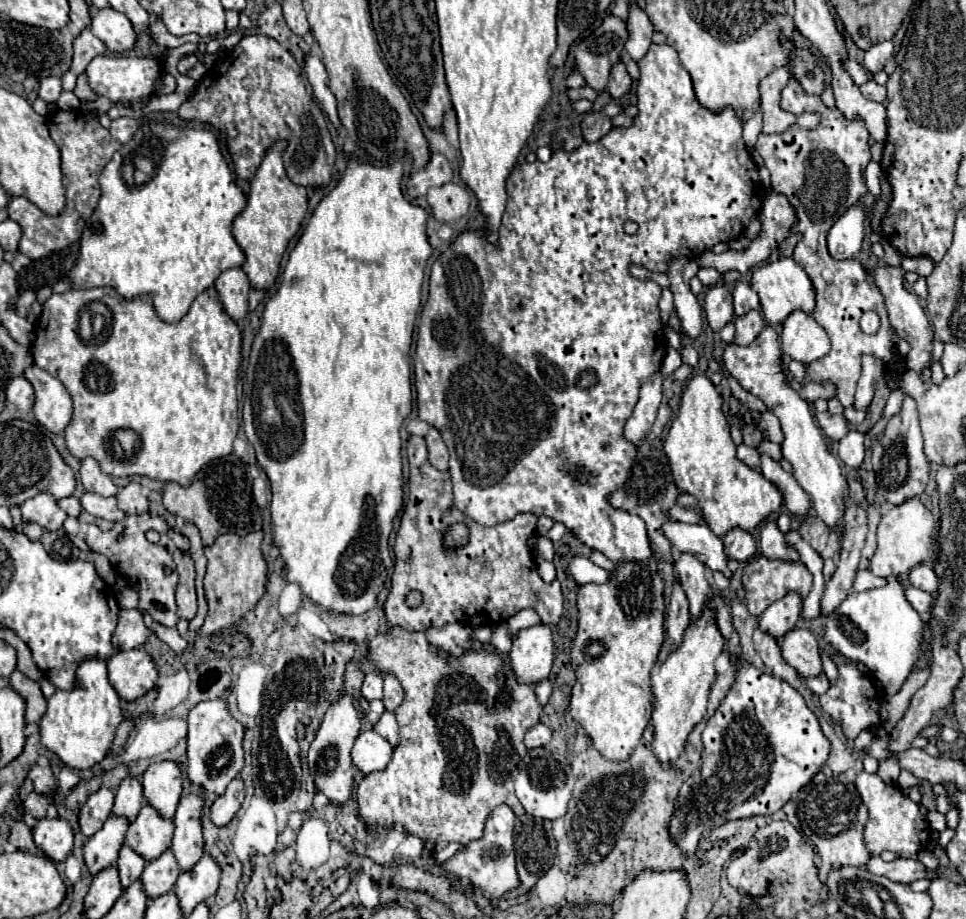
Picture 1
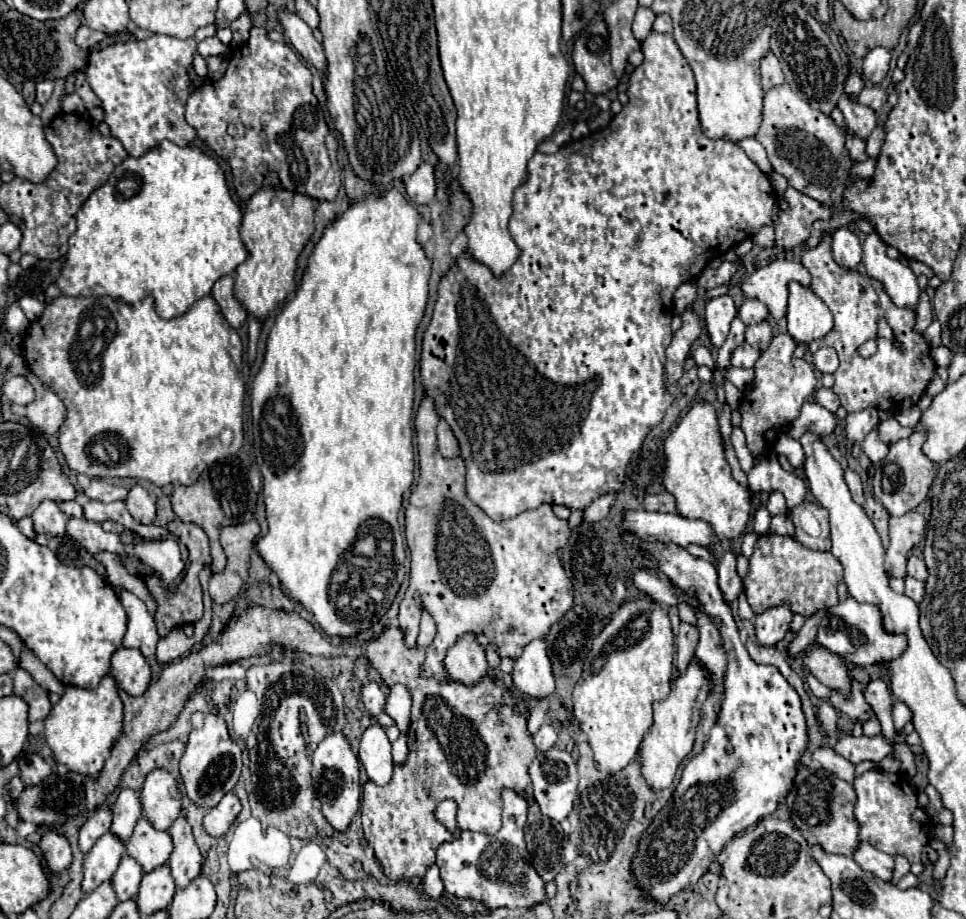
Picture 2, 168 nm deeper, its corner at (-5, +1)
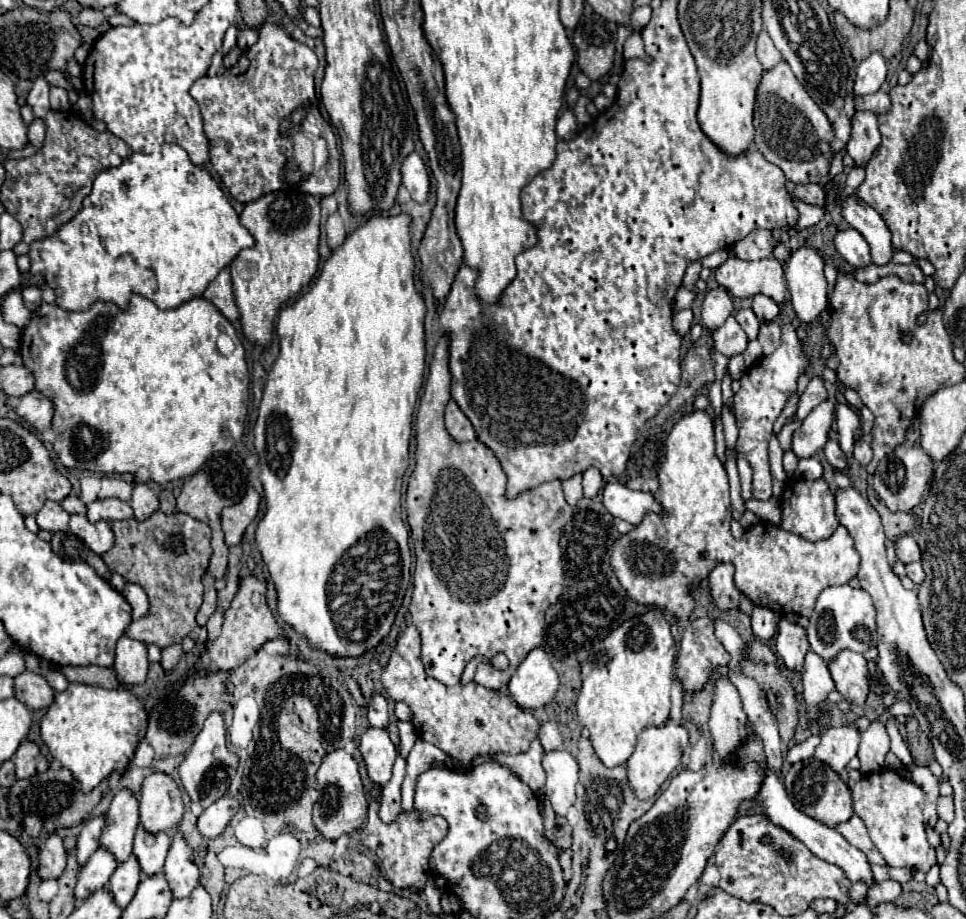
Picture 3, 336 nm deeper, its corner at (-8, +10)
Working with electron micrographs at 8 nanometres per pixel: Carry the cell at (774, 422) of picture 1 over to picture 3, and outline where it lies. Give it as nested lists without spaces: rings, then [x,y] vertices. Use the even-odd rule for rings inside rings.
[[[831,401],[819,403],[801,423],[801,427],[793,435],[793,453],[803,457],[813,457],[817,451],[821,451],[827,443],[829,429],[835,419],[835,405]]]

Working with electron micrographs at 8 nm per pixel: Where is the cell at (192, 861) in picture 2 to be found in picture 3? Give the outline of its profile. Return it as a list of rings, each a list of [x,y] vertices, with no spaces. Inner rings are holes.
[[[175,831],[173,843],[169,847],[165,877],[175,899],[191,895],[193,887],[199,883],[199,867],[193,861],[193,851],[191,847],[187,847],[187,841],[183,839],[183,835],[179,835],[179,831]]]

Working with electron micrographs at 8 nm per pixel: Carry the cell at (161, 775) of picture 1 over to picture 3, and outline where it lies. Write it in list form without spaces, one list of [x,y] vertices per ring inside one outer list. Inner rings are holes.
[[[151,773],[141,787],[141,827],[149,833],[169,831],[183,817],[183,799],[177,783],[167,773]]]

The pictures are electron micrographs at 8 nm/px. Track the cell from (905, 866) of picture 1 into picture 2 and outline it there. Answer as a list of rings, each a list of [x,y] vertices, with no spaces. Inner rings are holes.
[[[860,842],[860,846],[854,850],[852,854],[854,862],[866,870],[866,872],[872,872],[876,878],[880,880],[890,880],[892,878],[892,868],[894,868],[894,858],[876,850],[872,844],[868,842]]]

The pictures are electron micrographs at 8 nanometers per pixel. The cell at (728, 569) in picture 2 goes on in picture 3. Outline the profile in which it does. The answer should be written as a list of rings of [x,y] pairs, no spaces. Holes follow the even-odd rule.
[[[719,563],[709,573],[709,589],[719,609],[737,609],[741,591],[735,587],[733,581],[735,567],[731,563]]]

